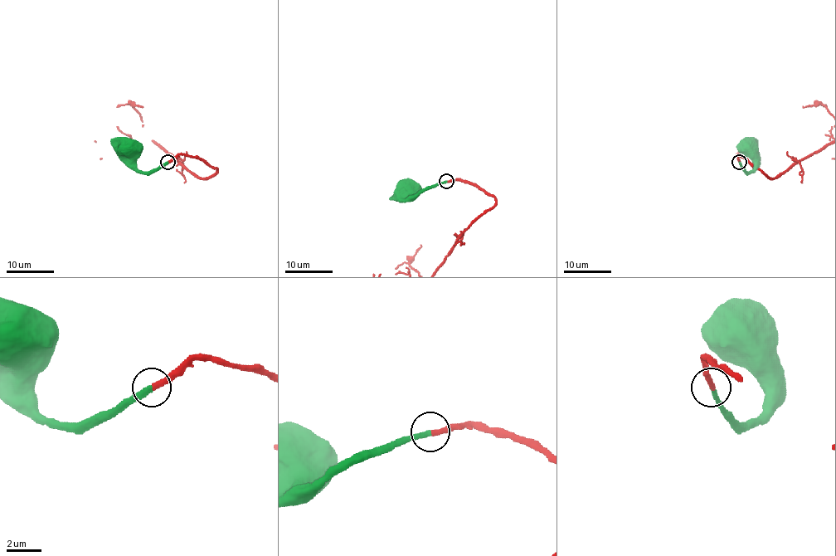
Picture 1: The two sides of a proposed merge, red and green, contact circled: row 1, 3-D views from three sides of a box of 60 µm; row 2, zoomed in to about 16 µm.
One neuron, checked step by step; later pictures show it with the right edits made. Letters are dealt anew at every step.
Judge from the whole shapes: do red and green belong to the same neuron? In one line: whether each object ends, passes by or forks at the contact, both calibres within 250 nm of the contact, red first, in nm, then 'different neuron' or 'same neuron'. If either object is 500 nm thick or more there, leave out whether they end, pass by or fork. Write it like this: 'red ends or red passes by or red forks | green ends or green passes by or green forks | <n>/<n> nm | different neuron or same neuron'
red ends | green ends | 320/320 nm | same neuron

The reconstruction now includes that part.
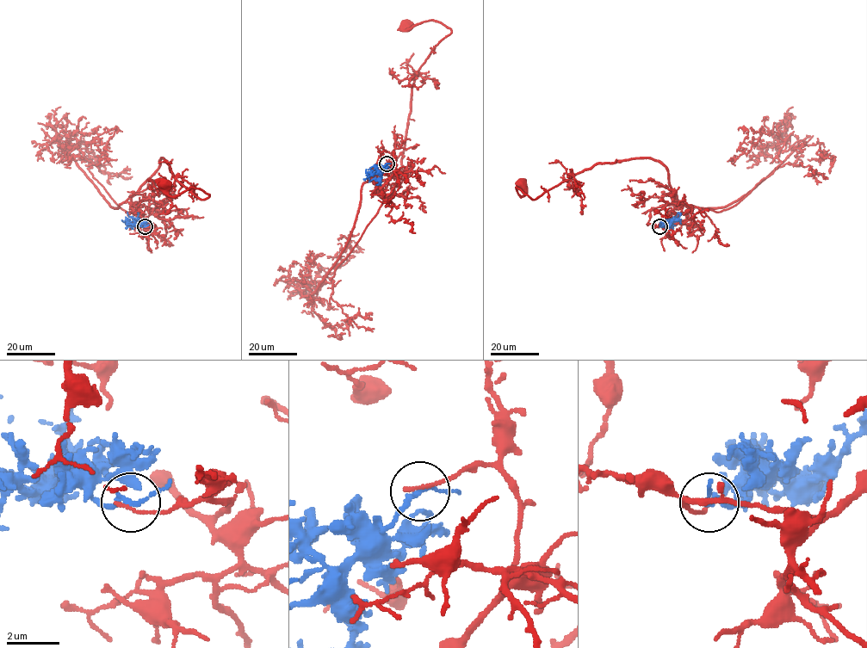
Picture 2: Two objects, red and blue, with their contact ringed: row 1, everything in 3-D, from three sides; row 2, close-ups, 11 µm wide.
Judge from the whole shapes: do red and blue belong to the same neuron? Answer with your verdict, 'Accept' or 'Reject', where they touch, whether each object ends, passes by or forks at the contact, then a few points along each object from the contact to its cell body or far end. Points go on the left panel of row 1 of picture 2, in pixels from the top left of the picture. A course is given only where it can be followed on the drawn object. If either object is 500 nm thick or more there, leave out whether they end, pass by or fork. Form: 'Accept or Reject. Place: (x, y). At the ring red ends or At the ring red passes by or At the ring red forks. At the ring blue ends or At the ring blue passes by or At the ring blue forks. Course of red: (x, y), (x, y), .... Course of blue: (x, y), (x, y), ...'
Reject. Place: (145, 226). At the ring red ends. At the ring blue passes by. Course of red: (145, 227), (154, 226), (132, 197), (161, 158), (188, 189), (209, 196), (193, 188), (170, 196), (164, 184). Course of blue: (145, 226), (138, 225), (139, 220), (129, 217), (127, 212)

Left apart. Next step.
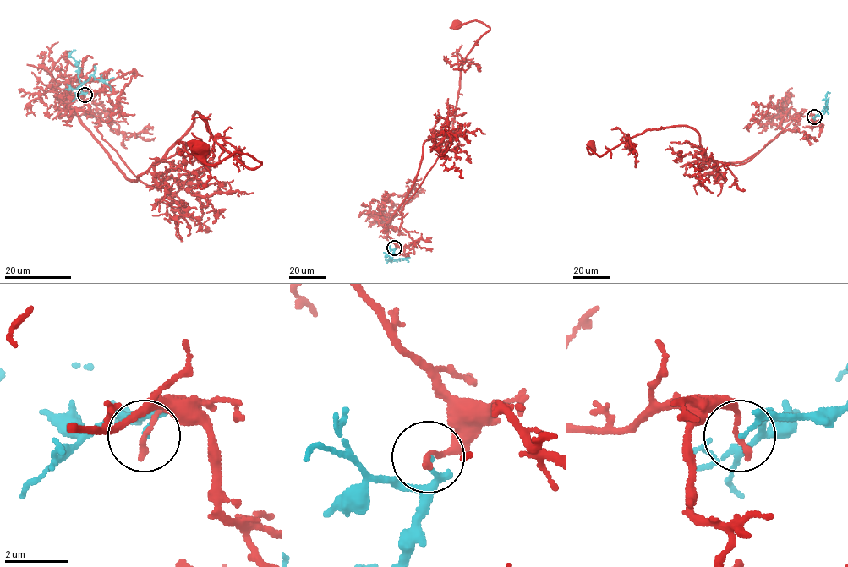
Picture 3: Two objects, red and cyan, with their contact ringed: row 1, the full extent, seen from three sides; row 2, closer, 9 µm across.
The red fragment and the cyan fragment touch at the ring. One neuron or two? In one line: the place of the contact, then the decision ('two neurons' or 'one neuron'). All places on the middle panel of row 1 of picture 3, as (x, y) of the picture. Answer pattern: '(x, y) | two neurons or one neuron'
(394, 248) | two neurons

